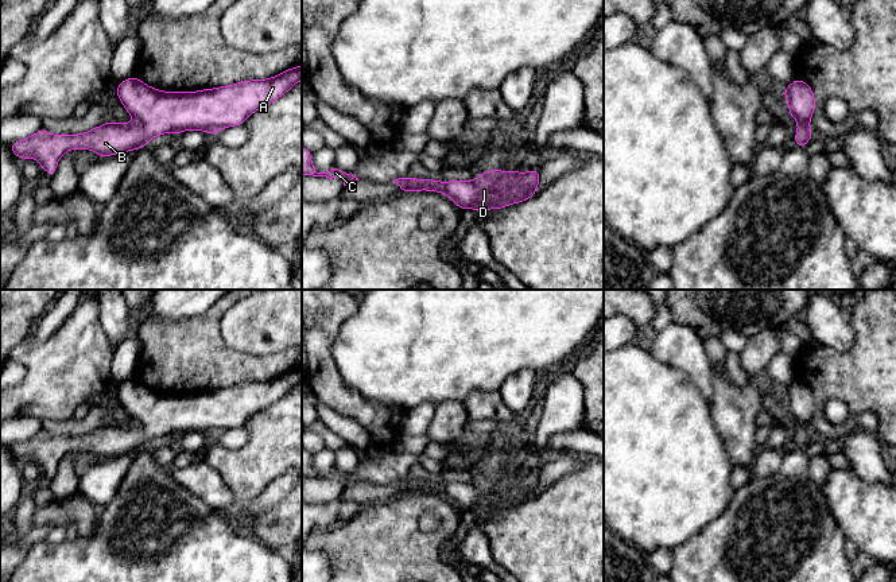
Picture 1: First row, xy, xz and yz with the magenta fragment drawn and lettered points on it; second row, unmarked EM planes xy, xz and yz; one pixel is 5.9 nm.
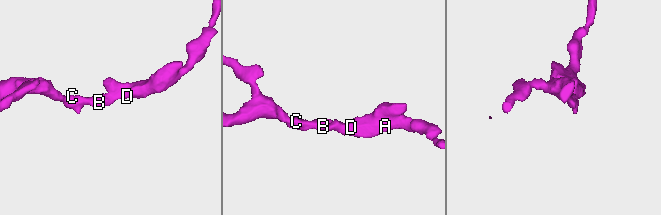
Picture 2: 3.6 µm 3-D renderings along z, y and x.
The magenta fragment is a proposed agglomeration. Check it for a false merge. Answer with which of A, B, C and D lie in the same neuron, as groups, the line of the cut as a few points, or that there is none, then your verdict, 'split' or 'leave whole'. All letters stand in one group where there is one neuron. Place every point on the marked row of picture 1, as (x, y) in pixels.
groups A B C D; cut none; leave whole

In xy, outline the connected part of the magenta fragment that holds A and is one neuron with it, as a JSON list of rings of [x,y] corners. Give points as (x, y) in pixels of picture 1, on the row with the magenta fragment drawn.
[[[302,65],[265,79],[248,79],[197,92],[164,92],[136,77],[121,81],[116,96],[133,117],[131,123],[106,121],[77,135],[53,135],[40,128],[9,146],[19,159],[35,159],[50,176],[62,155],[79,148],[100,158],[140,150],[163,133],[203,131],[209,135],[243,125],[252,113],[268,106],[302,81]]]

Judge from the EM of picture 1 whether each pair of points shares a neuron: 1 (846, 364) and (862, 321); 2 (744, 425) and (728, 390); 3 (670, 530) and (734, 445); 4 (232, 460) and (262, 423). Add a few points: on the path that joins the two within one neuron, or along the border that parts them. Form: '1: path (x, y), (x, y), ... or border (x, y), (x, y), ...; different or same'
1: path (857, 353), (862, 348), (862, 332); same
2: path (736, 416), (728, 398); same
3: border (713, 425), (729, 460), (734, 465); different
4: path (243, 457), (262, 438), (262, 434); same

